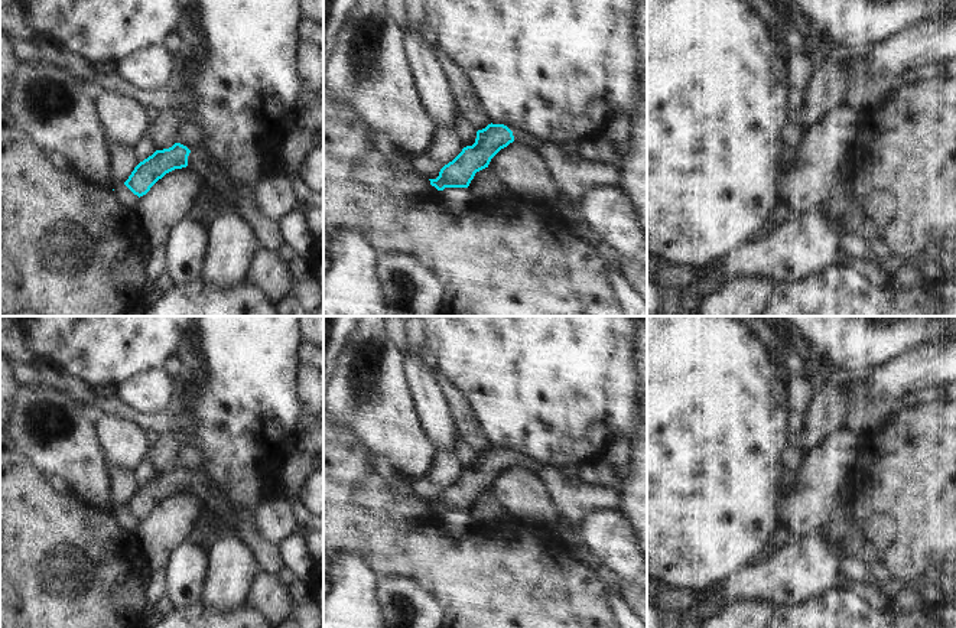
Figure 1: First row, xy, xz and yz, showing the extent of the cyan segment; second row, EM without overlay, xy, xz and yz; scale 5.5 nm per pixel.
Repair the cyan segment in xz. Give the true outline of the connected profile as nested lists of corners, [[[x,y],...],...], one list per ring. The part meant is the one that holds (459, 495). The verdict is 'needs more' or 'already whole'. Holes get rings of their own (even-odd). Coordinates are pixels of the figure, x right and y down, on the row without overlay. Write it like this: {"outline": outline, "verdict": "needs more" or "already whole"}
{"outline": [[[491,446],[477,455],[475,466],[464,471],[452,485],[445,488],[436,502],[429,502],[430,508],[438,514],[445,511],[468,511],[475,497],[488,491],[491,482],[513,465],[533,471],[542,463],[523,455],[513,456],[504,448]]], "verdict": "needs more"}

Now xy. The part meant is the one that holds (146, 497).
{"outline": [[[175,466],[140,485],[124,508],[140,521],[166,497],[186,489],[195,494],[208,510],[220,505],[218,488],[211,485],[205,475],[191,475],[186,469]]], "verdict": "needs more"}

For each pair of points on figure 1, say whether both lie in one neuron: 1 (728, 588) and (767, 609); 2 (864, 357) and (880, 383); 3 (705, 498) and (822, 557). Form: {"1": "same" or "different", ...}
{"1": "different", "2": "different", "3": "different"}

